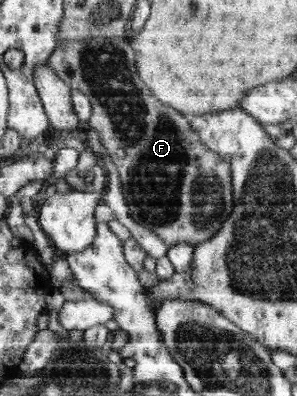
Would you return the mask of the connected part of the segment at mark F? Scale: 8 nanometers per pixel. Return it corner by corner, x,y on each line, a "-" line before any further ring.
101,34
101,36
87,37
85,39
63,41
63,43
58,44
48,62
49,67
51,67
61,79
65,80
72,89
83,90
94,104
94,114
91,116
91,119
88,120
89,129
98,131
103,146
105,146
108,154
111,156
112,162
116,165
122,181
122,192
125,203
127,207
129,207
129,210
131,210
131,216
133,216
139,224
147,226
149,230
153,230
155,234
159,234
169,246
178,245
180,242
197,245
210,241
211,238
215,237
215,234
222,229
227,218
233,214
233,209
235,208
234,179
231,174
231,164
226,162
217,152
214,152
202,142
199,134
192,127
190,118
172,106
167,106
157,95
153,94
153,91
149,89
147,83
142,79
142,75
139,74
137,51
135,51
129,37

